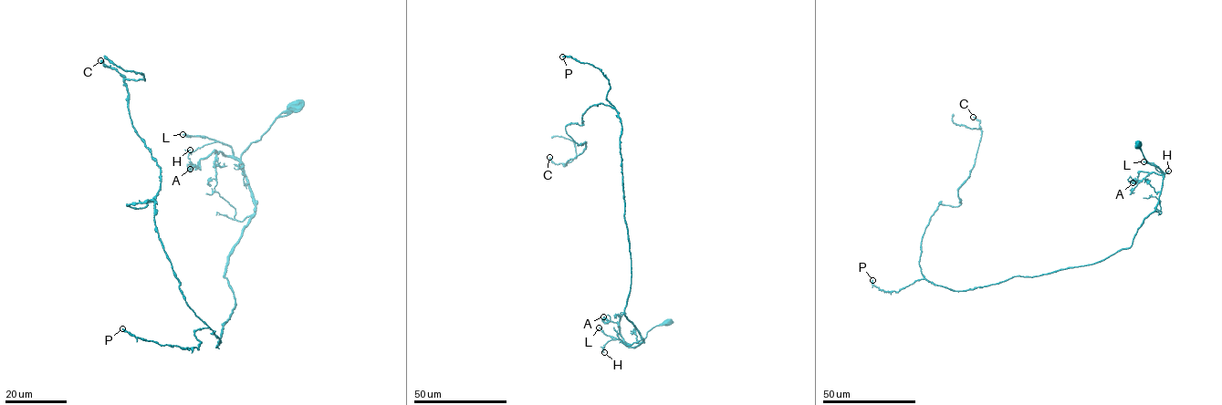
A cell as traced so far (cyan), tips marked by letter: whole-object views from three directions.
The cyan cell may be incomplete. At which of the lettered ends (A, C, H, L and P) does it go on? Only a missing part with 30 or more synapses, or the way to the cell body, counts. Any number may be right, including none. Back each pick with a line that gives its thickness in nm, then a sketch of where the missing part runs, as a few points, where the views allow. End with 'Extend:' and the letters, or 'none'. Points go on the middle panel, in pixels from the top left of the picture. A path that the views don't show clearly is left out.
P: 400 nm thick; missing branch runs (562, 57), (506, 74), (504, 100), (496, 83), (481, 72), (481, 87), (490, 97), (486, 104), (495, 109)
Extend: P

